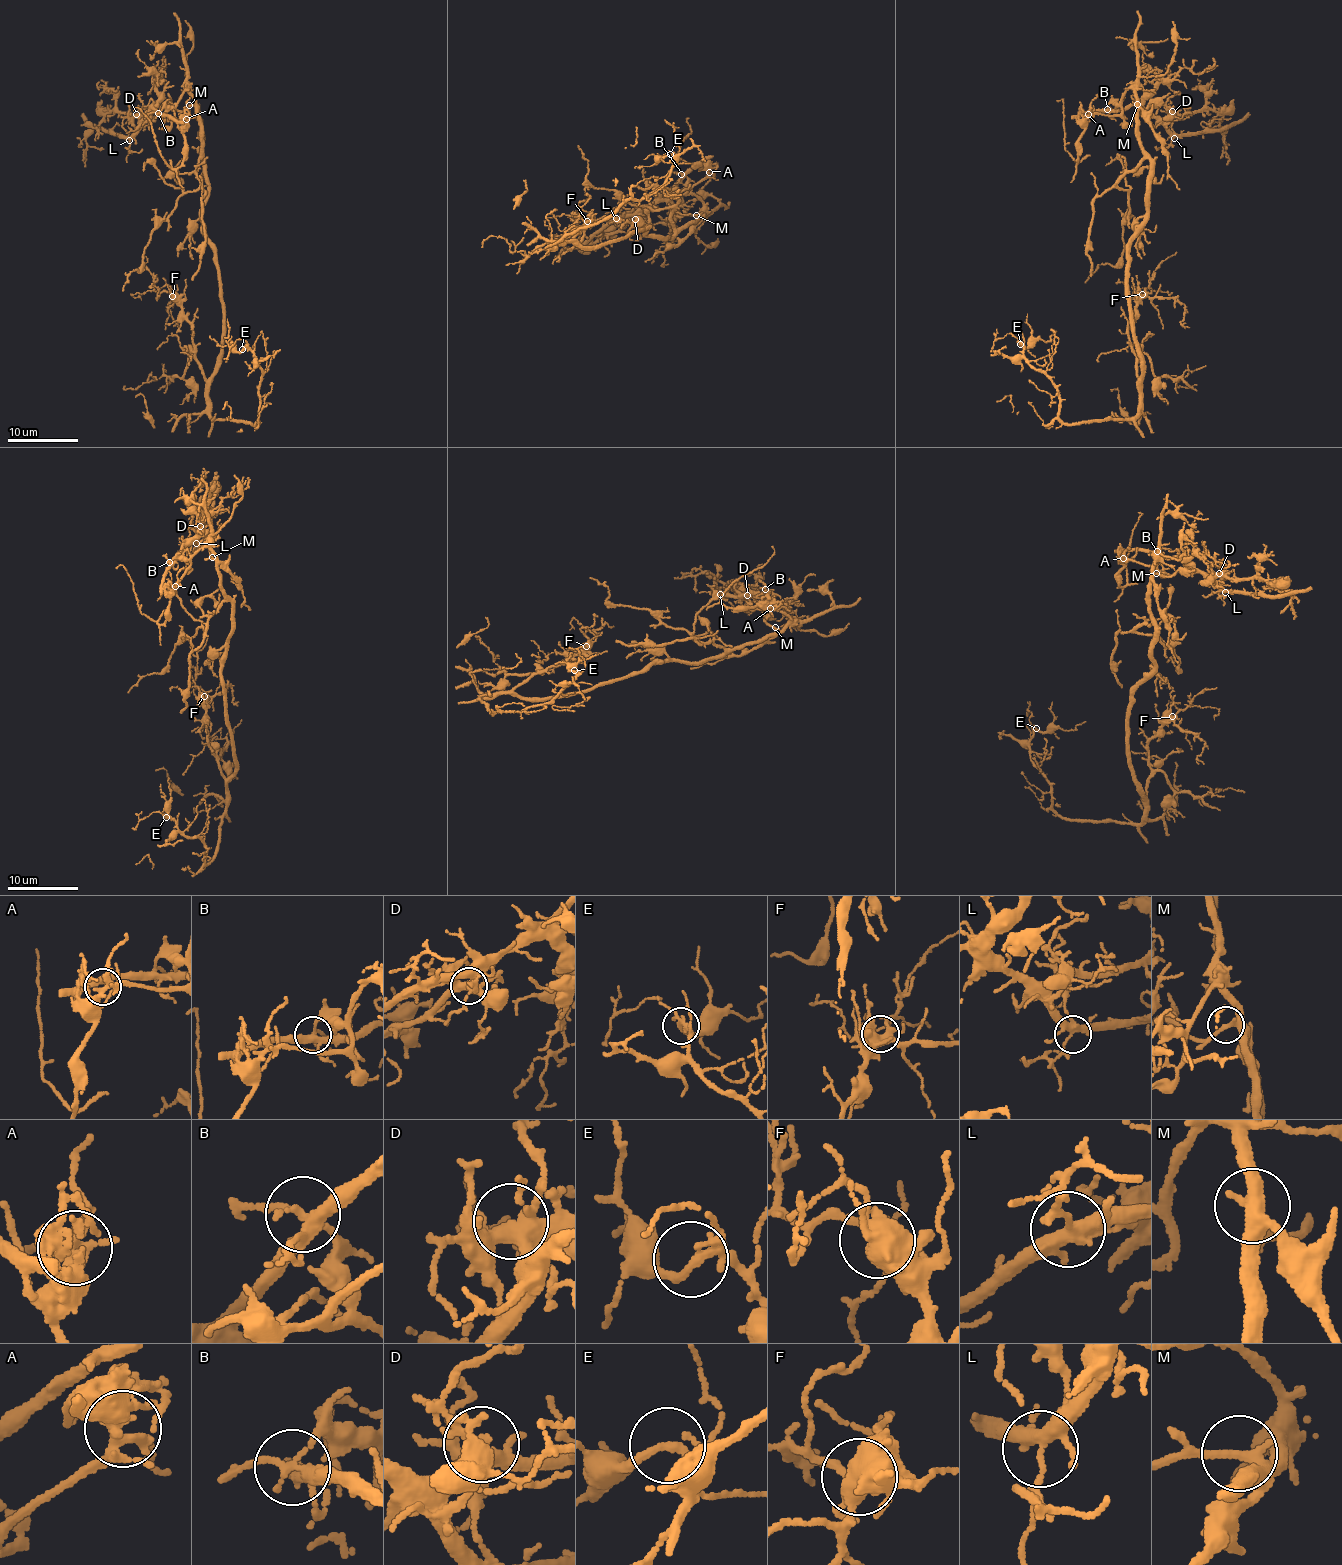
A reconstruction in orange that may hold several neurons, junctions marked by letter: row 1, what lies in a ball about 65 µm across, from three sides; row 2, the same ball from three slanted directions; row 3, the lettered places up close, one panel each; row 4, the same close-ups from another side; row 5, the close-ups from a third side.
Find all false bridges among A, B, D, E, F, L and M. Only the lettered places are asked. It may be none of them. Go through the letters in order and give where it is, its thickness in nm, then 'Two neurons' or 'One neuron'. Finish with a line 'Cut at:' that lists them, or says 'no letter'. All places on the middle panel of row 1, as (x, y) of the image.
A: Place: (709, 172). Thickness 300 nm. One neuron
B: Place: (681, 174). Thickness 280 nm. Two neurons
D: Place: (635, 219). Thickness 440 nm. One neuron
E: Place: (670, 154). Thickness 180 nm. One neuron
F: Place: (587, 221). Thickness 500 nm. One neuron
L: Place: (616, 218). Thickness 320 nm. One neuron
M: Place: (696, 215). Thickness 220 nm. One neuron
Cut at: B

